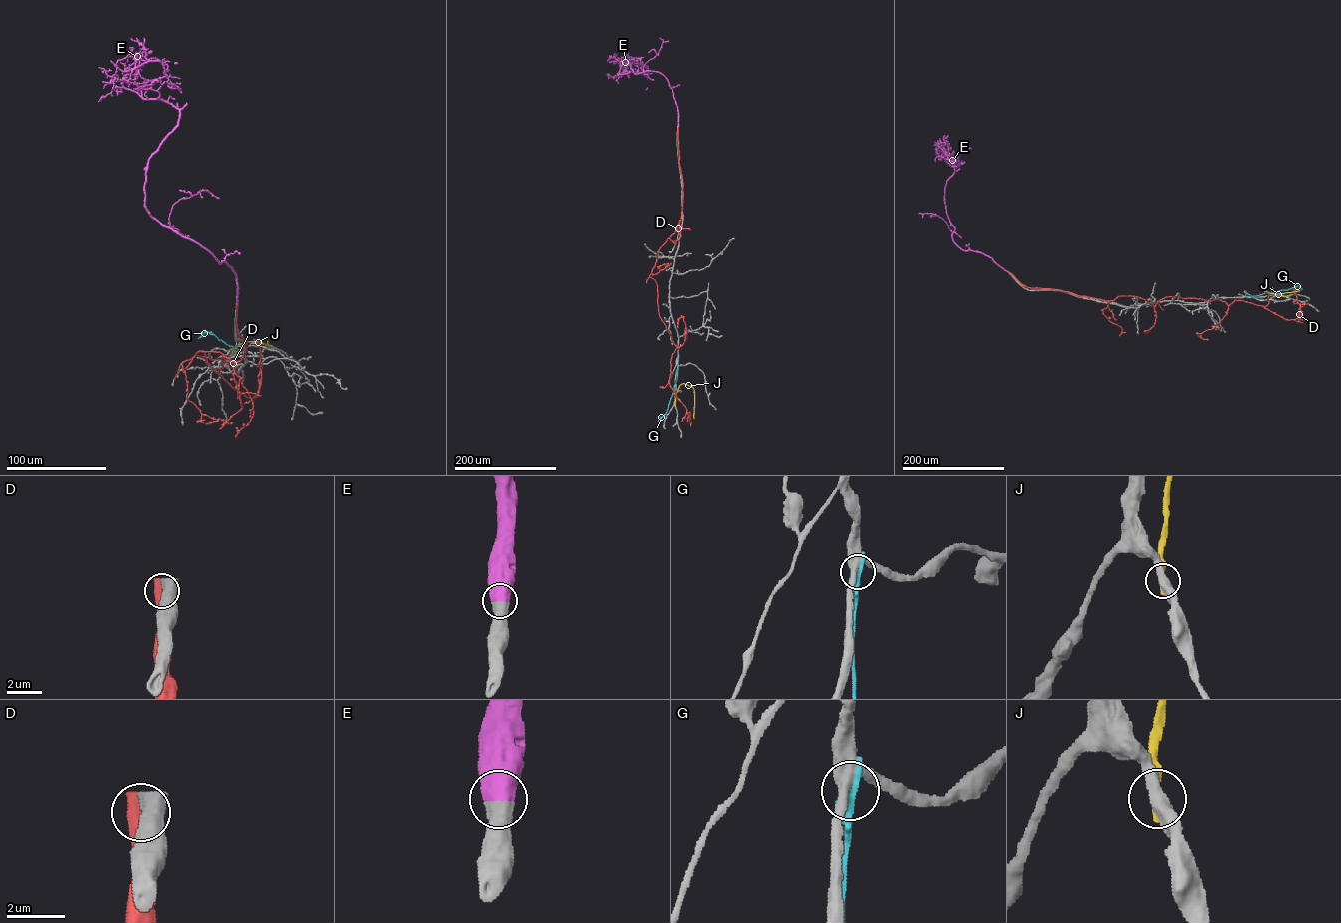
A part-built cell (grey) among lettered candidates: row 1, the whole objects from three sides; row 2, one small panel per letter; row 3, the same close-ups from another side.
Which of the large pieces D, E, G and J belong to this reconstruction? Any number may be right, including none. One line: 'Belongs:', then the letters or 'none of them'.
Belongs: E

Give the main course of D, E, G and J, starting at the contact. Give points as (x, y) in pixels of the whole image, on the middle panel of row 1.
D: (678, 127), (681, 220), (650, 276), (677, 347), (668, 383), (687, 412)
E: (678, 127), (667, 79), (634, 73), (640, 63), (648, 73), (627, 72), (627, 62), (648, 69), (646, 90)
G: (678, 365), (667, 409), (658, 420)
J: (675, 406), (679, 386), (684, 383), (692, 386), (694, 418)

